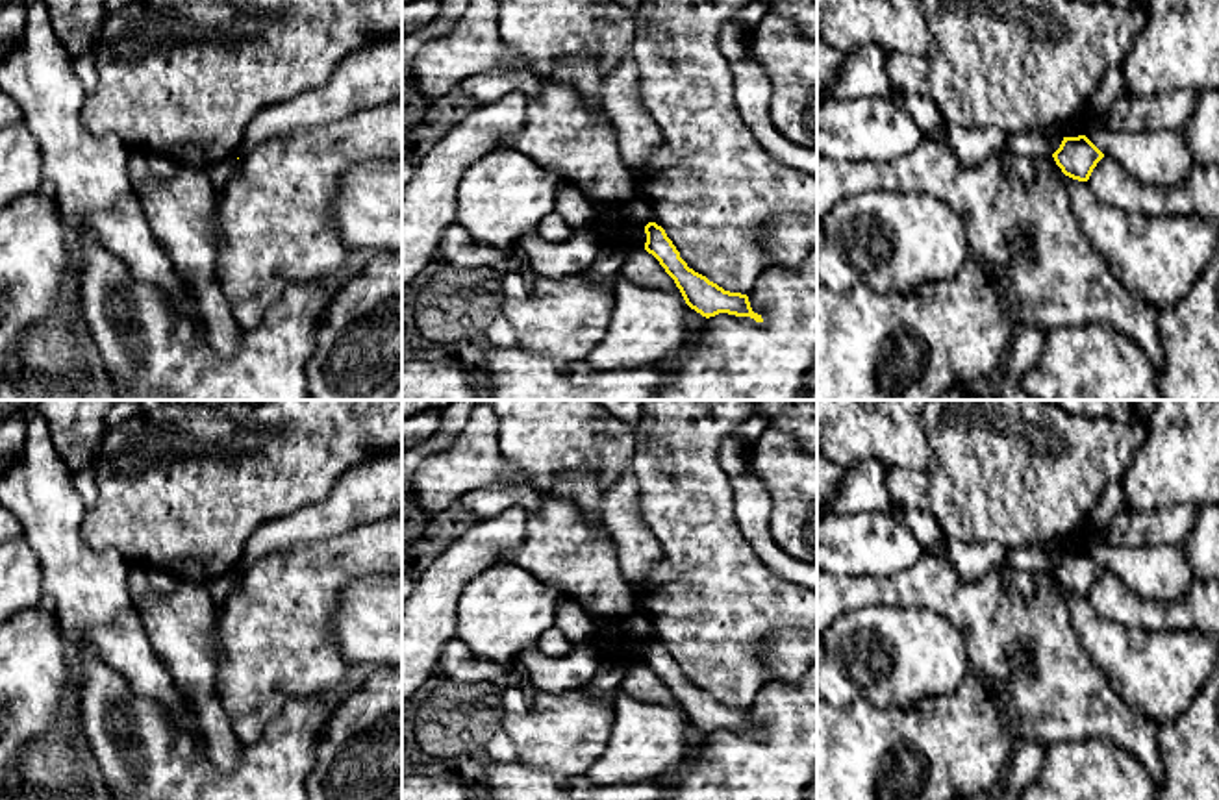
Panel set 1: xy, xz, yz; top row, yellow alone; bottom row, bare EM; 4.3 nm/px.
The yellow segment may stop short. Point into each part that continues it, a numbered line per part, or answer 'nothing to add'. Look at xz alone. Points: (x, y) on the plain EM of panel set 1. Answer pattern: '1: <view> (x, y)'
nothing to add

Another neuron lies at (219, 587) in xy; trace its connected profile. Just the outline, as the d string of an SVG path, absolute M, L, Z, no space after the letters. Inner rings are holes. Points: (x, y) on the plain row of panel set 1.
M232 570L207 583L211 598L217 606L217 624L213 630L213 635L217 639L217 661L220 661L220 613L222 613L222 606L232 591L232 587L235 585L235 581L237 581L237 570Z

